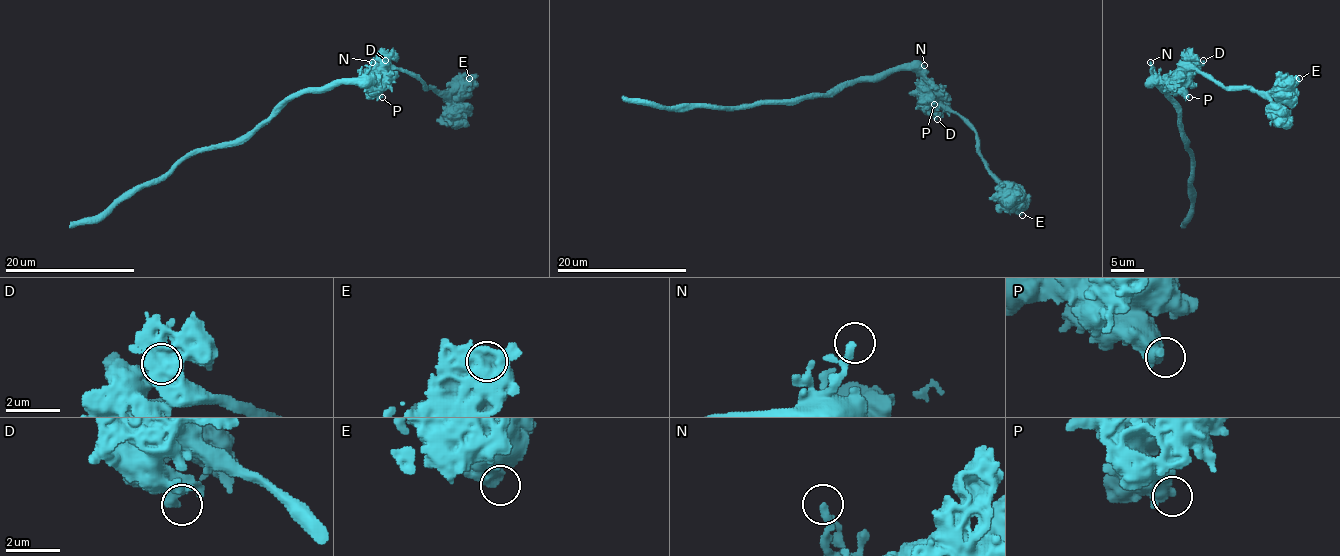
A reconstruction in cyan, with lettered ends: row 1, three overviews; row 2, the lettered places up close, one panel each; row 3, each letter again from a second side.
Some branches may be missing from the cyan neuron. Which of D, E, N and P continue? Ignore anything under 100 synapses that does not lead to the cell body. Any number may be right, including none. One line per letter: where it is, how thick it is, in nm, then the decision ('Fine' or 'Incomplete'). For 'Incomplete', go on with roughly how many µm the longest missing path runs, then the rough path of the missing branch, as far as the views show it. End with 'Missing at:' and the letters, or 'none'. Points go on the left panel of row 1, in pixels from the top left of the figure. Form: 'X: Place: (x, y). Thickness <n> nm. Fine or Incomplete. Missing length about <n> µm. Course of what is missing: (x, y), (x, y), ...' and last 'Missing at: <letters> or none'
D: Place: (385, 60). Thickness 440 nm. Fine
E: Place: (469, 78). Thickness 700 nm. Fine
N: Place: (372, 62). Thickness 200 nm. Fine
P: Place: (382, 97). Thickness 480 nm. Fine
Missing at: none

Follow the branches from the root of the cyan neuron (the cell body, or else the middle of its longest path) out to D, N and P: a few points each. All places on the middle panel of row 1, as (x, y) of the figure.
D: (845, 85), (856, 78), (876, 78), (887, 72), (913, 70), (921, 78), (921, 99), (937, 119)
N: (845, 85), (856, 78), (876, 78), (887, 72), (924, 65)
P: (845, 85), (856, 78), (876, 78), (887, 72), (916, 70), (931, 85), (931, 101), (934, 104)

